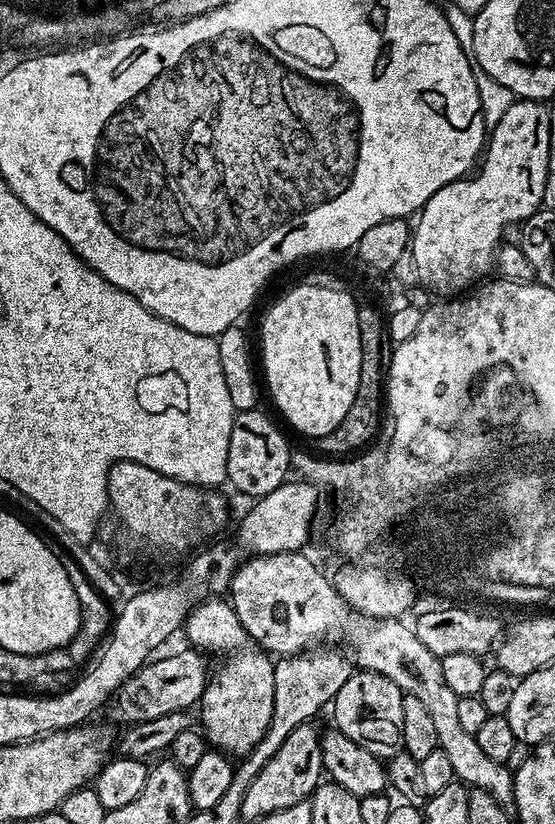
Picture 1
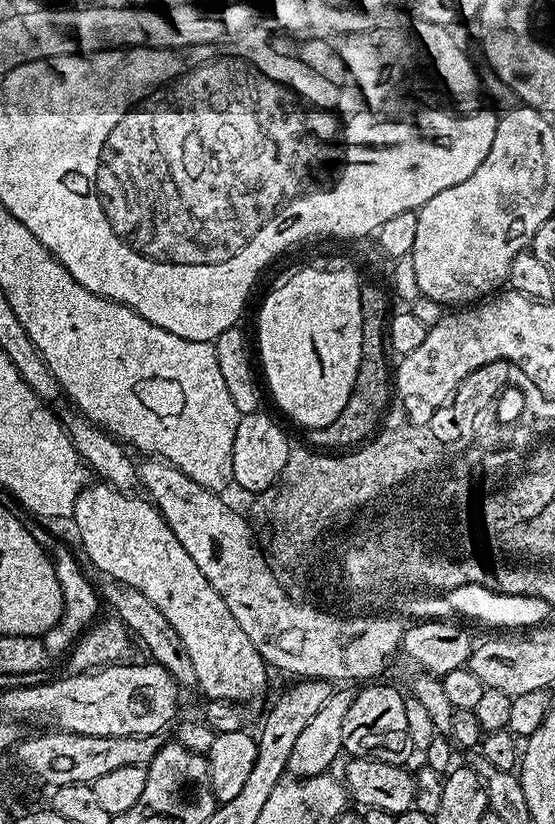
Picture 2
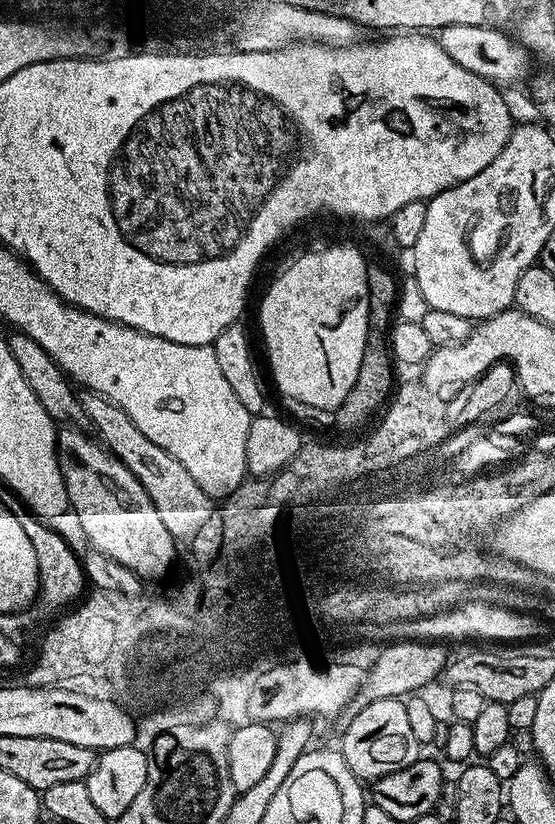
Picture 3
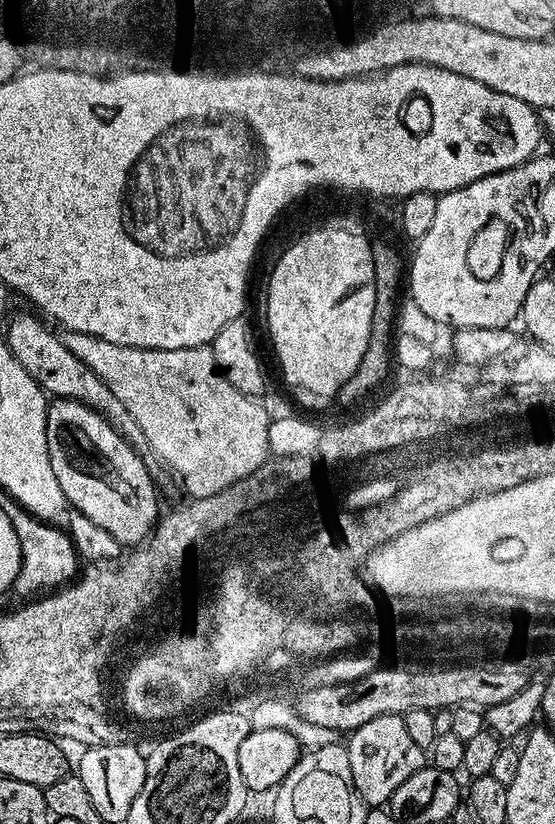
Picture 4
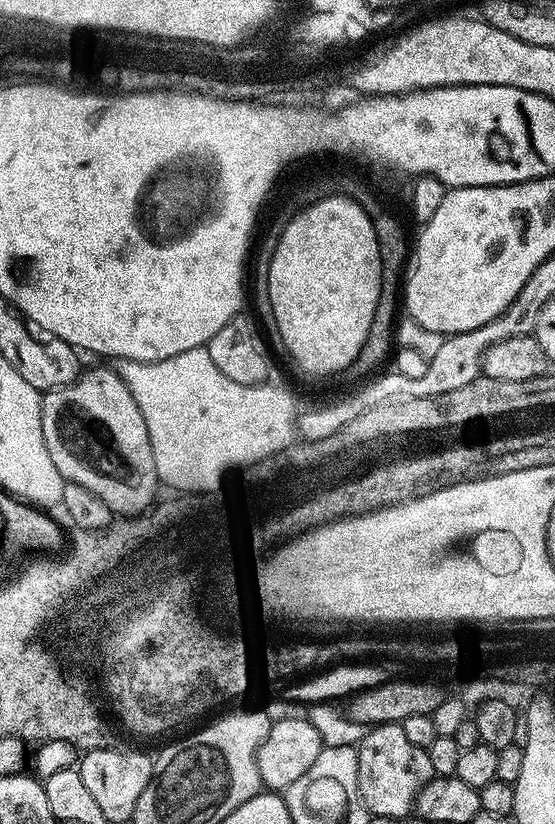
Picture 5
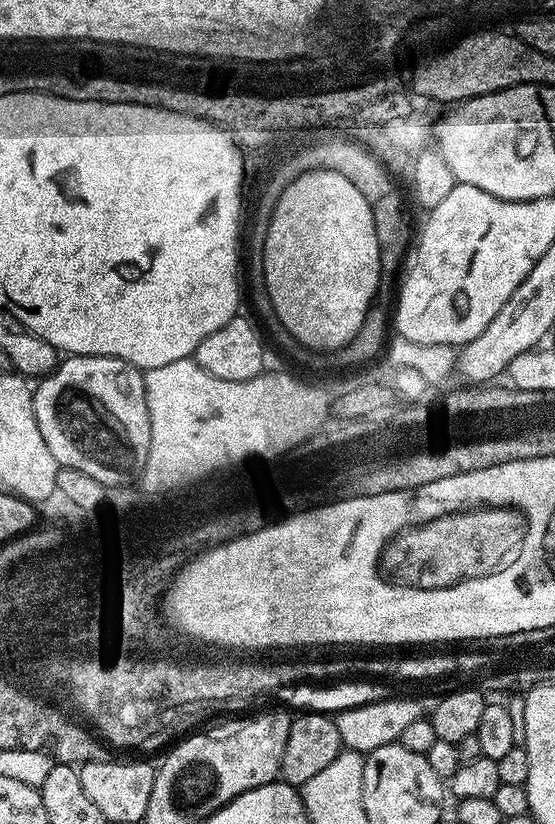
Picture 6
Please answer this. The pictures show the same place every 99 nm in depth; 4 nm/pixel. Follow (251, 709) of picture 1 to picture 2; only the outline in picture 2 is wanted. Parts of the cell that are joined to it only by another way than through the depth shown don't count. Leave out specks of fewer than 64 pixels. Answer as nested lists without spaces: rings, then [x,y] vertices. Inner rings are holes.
[[[103,482],[89,483],[78,494],[76,504],[74,505],[74,507],[72,507],[71,519],[73,521],[76,520],[76,532],[78,535],[80,535],[80,544],[82,547],[84,547],[84,552],[86,555],[88,555],[89,562],[92,563],[98,571],[105,572],[105,574],[108,575],[107,579],[109,581],[115,582],[117,584],[125,584],[126,586],[134,586],[134,590],[138,590],[138,594],[146,594],[146,598],[150,598],[150,602],[154,602],[154,606],[158,606],[158,610],[162,610],[162,614],[165,615],[166,622],[170,622],[170,626],[174,626],[174,630],[178,634],[178,638],[182,638],[182,646],[186,650],[186,654],[190,654],[190,662],[194,662],[194,674],[196,675],[196,684],[198,685],[198,688],[201,688],[201,690],[205,692],[204,696],[207,697],[207,699],[228,699],[235,702],[251,702],[250,700],[254,699],[255,696],[260,696],[263,694],[264,687],[266,687],[268,684],[268,672],[270,673],[269,665],[264,663],[264,659],[260,657],[260,655],[258,654],[258,650],[254,650],[254,642],[250,642],[250,638],[246,638],[246,633],[242,631],[242,626],[238,626],[238,622],[234,619],[234,614],[230,614],[230,606],[226,606],[226,602],[222,602],[222,598],[218,594],[218,590],[214,590],[214,586],[210,586],[210,582],[206,582],[206,574],[202,574],[202,570],[198,570],[198,566],[197,564],[195,564],[194,558],[190,558],[190,554],[186,554],[186,550],[184,549],[184,547],[182,547],[182,542],[178,542],[178,538],[174,538],[174,530],[170,530],[170,526],[162,518],[162,514],[159,512],[158,509],[156,509],[155,504],[153,504],[152,501],[147,498],[141,498],[141,500],[139,500],[138,497],[132,495],[136,494],[129,494],[127,491],[121,490],[119,488],[111,488],[111,486]]]

